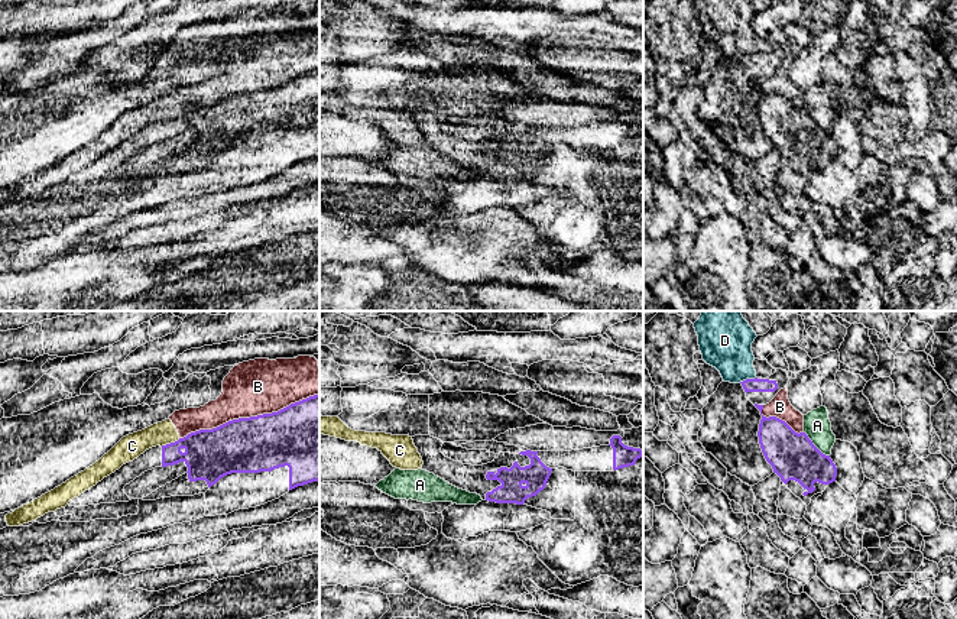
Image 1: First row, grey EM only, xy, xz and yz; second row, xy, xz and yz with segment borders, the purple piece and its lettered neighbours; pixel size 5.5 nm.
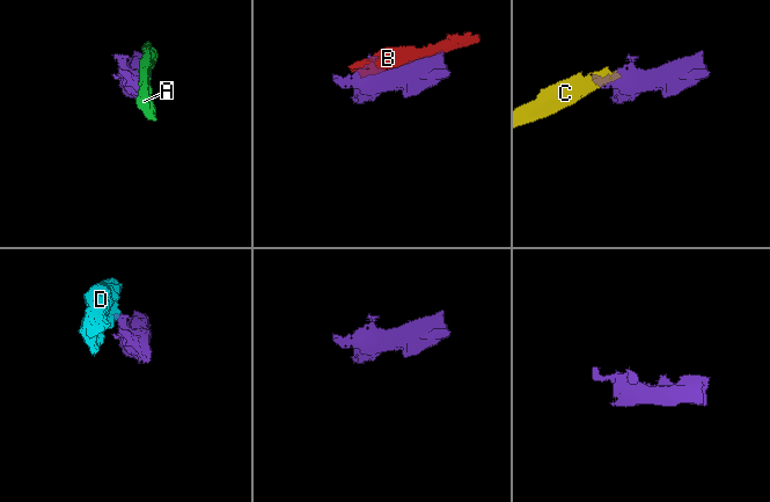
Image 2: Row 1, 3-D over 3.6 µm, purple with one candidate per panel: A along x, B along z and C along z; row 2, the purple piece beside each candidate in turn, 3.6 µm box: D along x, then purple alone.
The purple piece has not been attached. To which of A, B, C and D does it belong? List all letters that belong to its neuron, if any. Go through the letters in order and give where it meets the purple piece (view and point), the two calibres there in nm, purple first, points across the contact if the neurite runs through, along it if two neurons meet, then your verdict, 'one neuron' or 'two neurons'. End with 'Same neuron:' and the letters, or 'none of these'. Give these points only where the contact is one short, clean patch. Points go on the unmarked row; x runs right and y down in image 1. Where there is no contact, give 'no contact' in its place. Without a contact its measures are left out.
A: meets purple in yz at (814, 122); 260 nm thick on the purple side, 150 nm on the other; two neurons
B: meets purple in xy at (250, 93); 320 nm thick on the purple side, 300 nm on the other; two neurons
C: meets purple in xy at (171, 119); 280 nm thick on the purple side, 140 nm on the other; two neurons
D: meets purple in yz at (746, 55); 80 nm thick on the purple side, 260 nm on the other; border along yz (755, 52), (739, 58); two neurons
Same neuron: none of these

